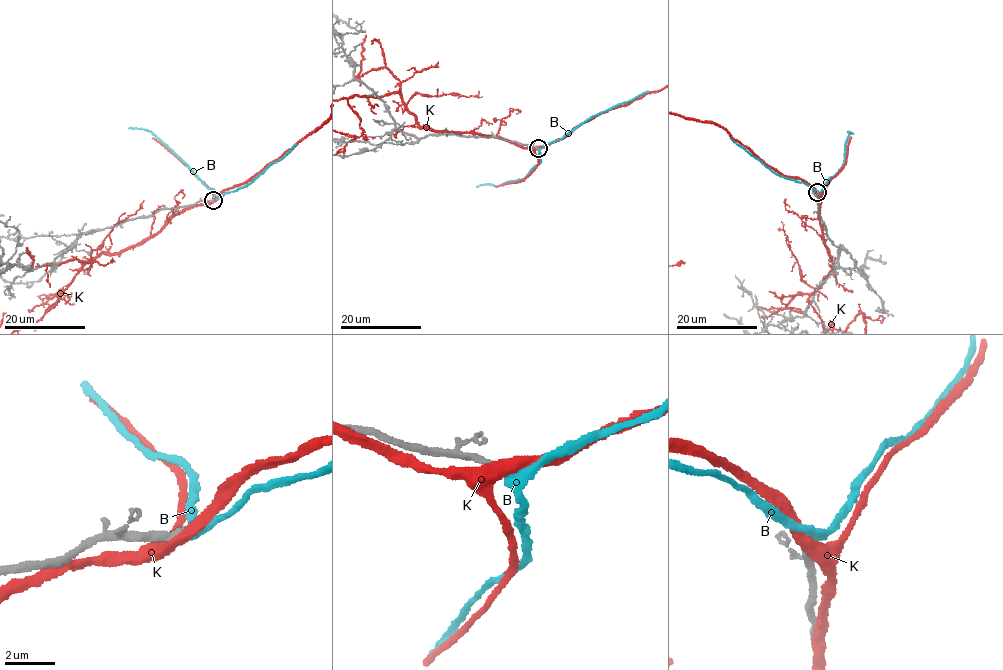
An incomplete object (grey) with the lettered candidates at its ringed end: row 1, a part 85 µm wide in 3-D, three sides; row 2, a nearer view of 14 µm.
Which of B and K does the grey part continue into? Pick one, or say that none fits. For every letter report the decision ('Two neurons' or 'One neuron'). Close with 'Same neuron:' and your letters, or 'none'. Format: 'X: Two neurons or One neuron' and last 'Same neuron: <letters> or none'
B: One neuron
K: Two neurons
Same neuron: B

